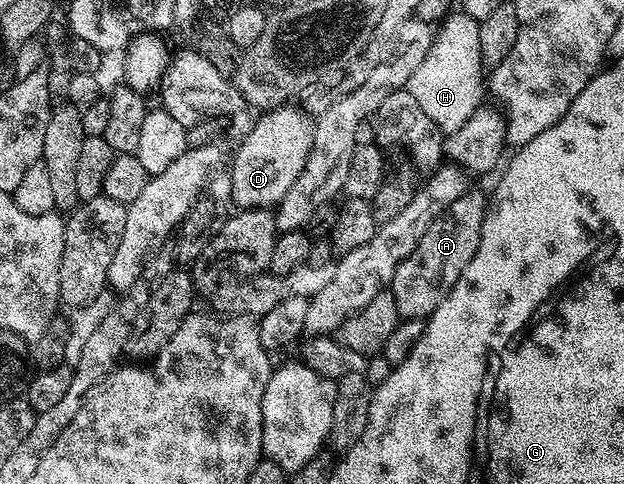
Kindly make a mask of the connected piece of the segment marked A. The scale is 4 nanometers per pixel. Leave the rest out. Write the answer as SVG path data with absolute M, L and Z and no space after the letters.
M469 188L460 194L440 215L422 232L414 252L398 264L392 277L391 291L394 304L398 304L401 319L427 319L446 300L446 296L458 284L458 276L470 264L474 252L478 252L478 244L482 236L482 224L488 211L489 199L483 198L475 188Z

